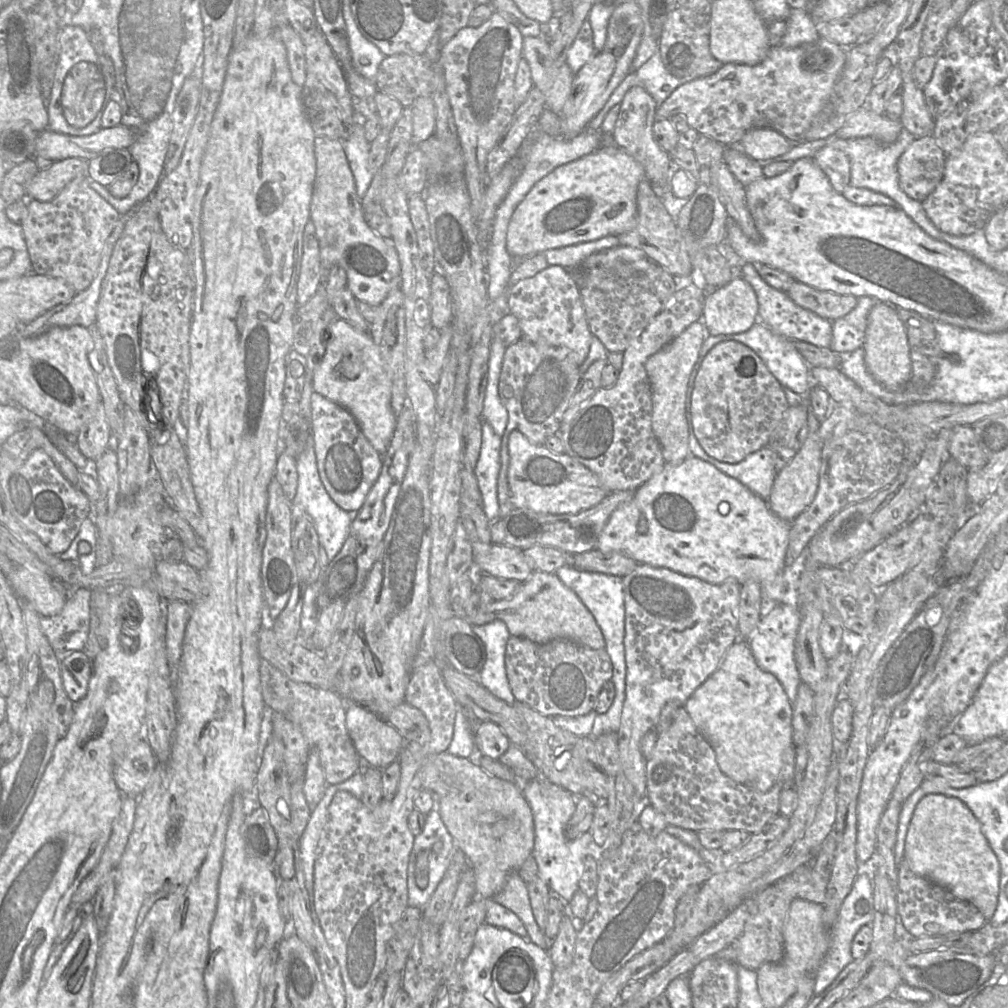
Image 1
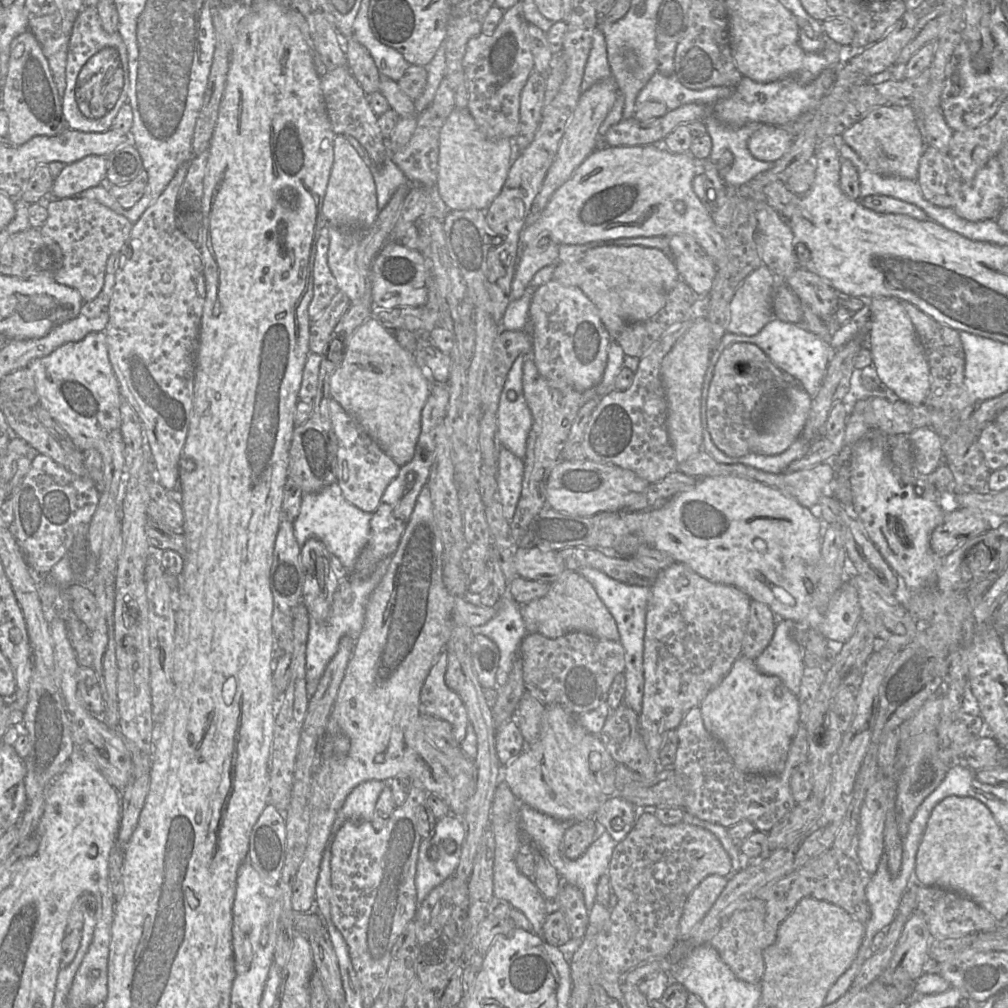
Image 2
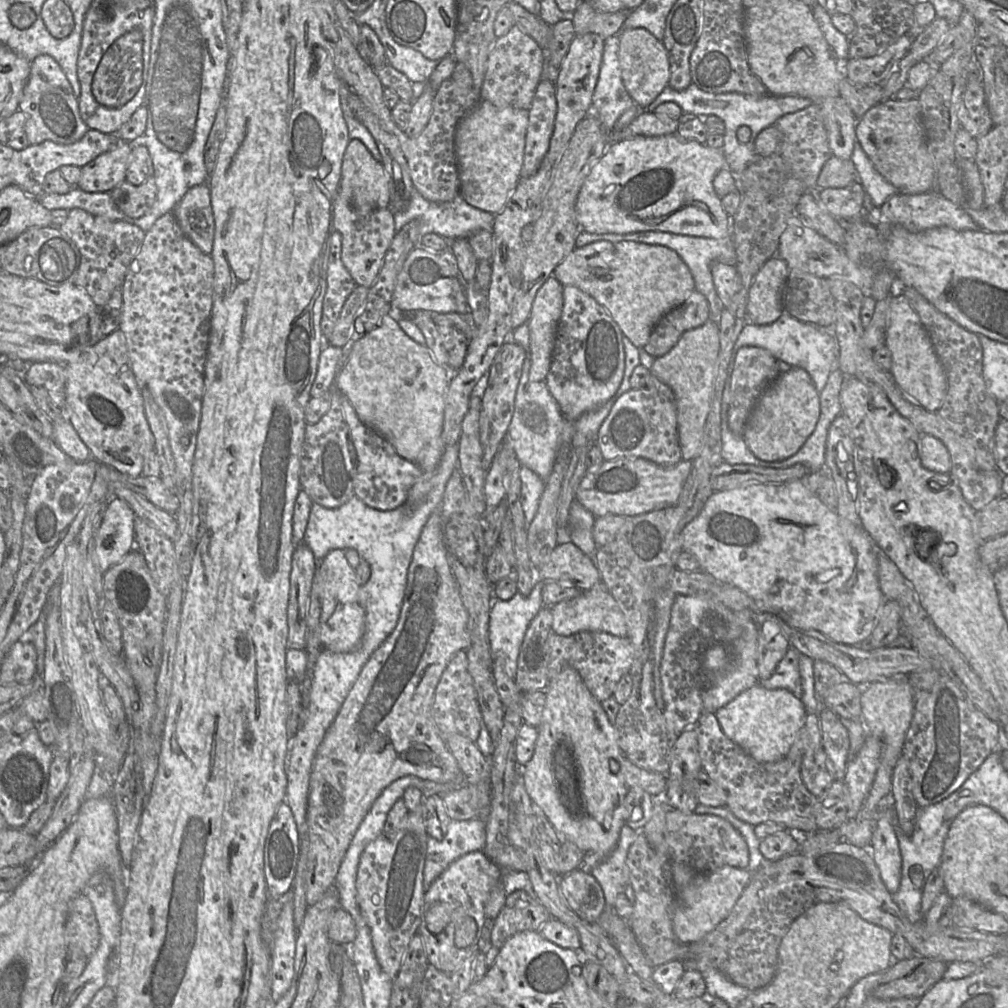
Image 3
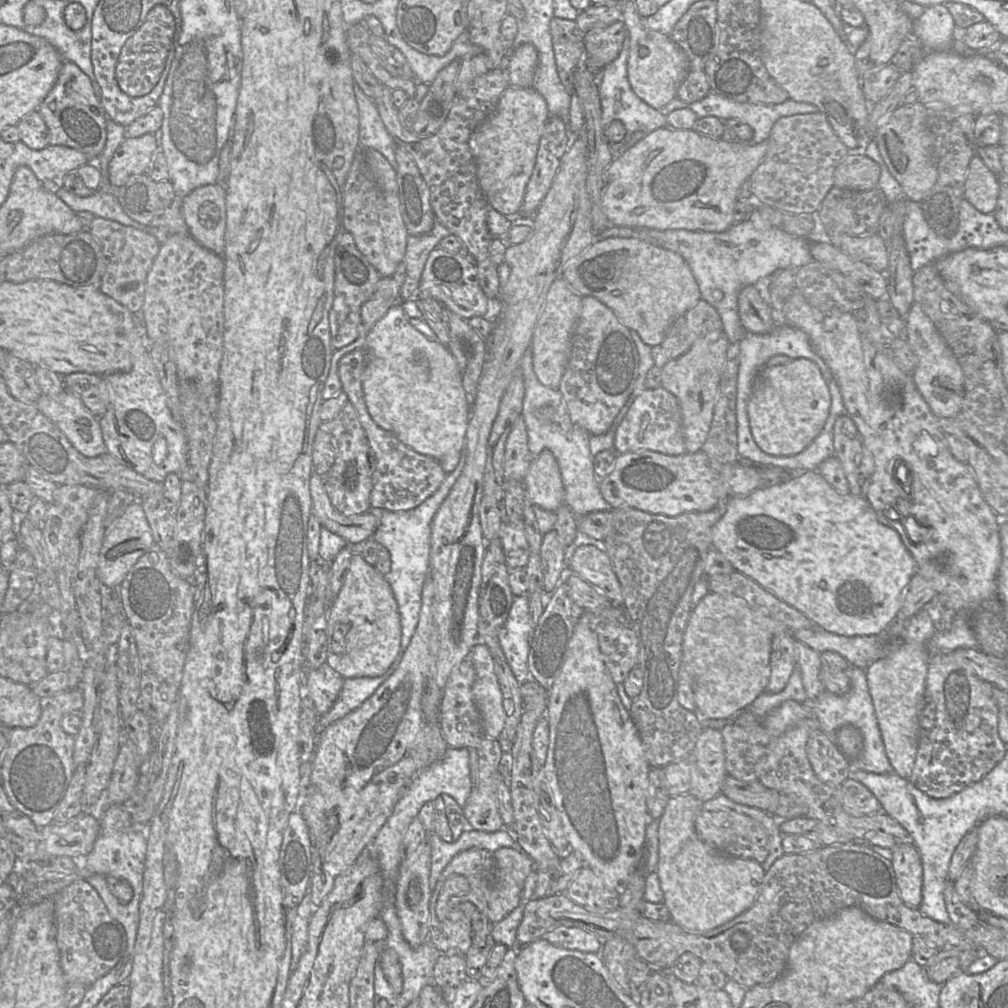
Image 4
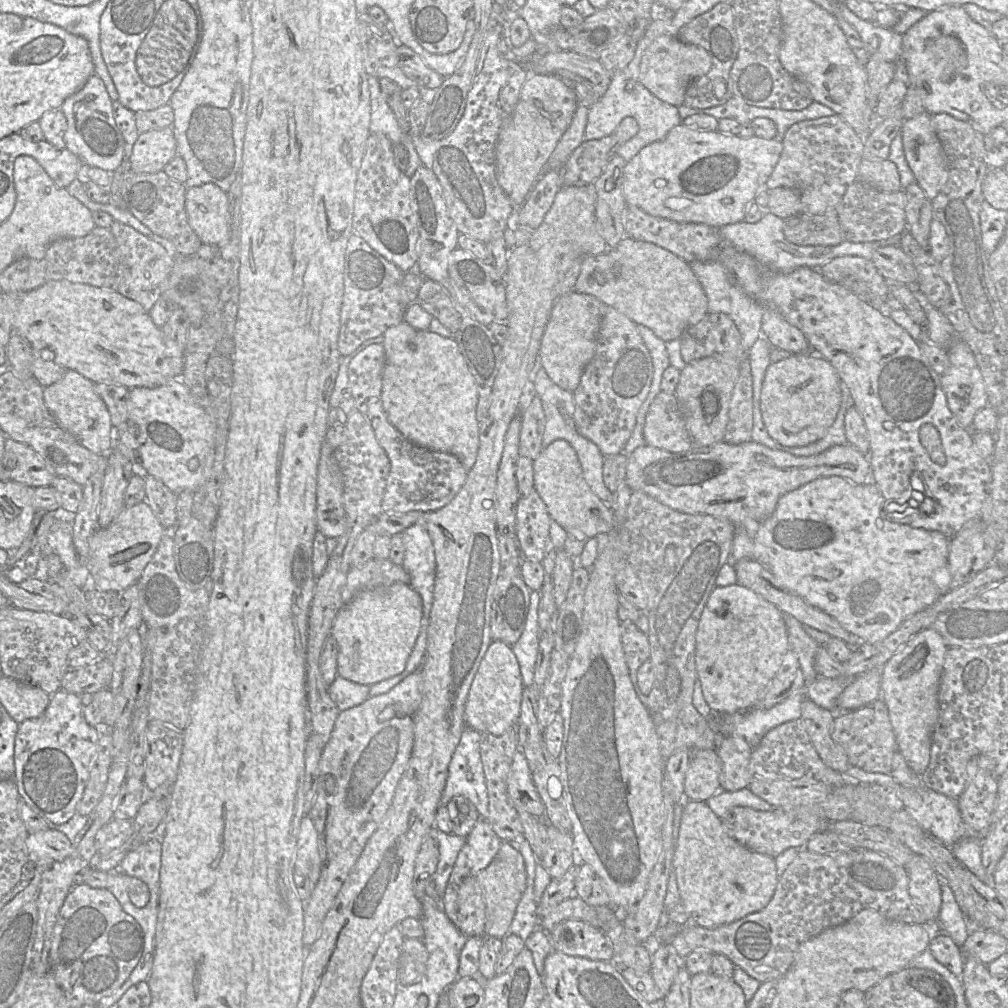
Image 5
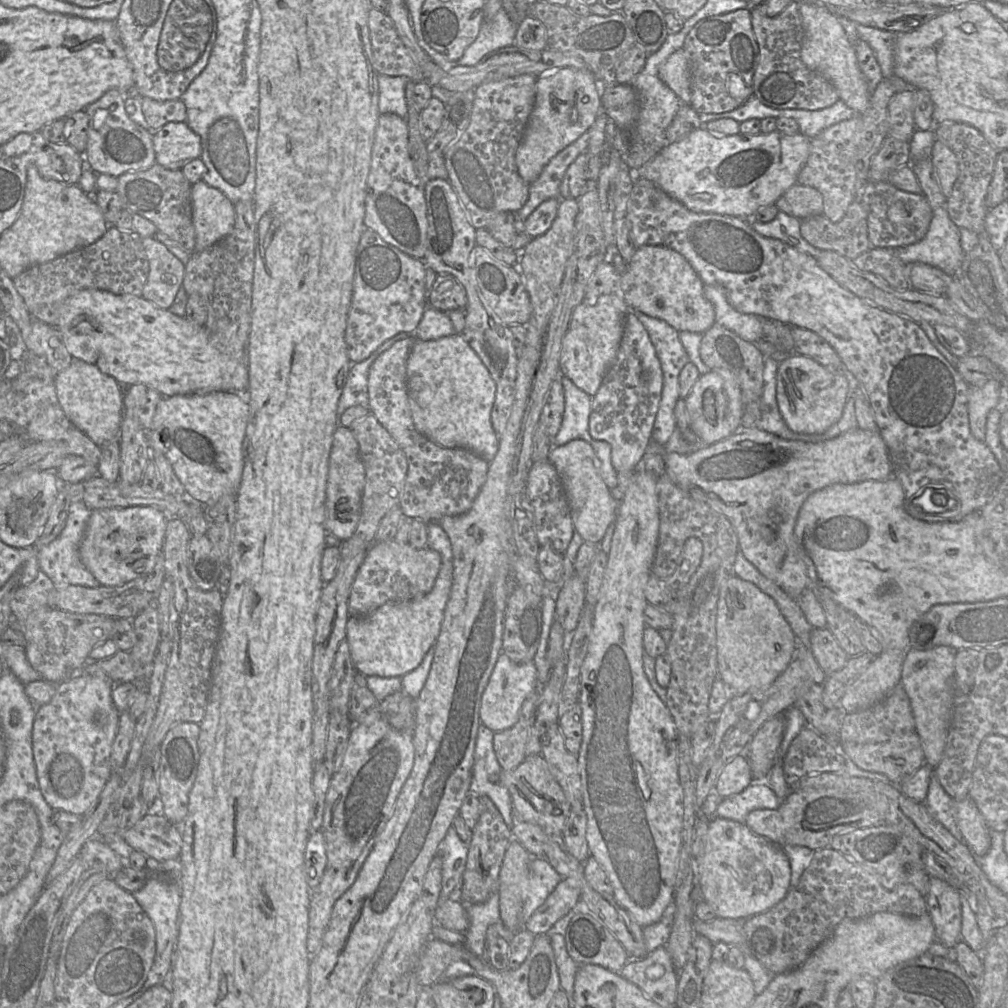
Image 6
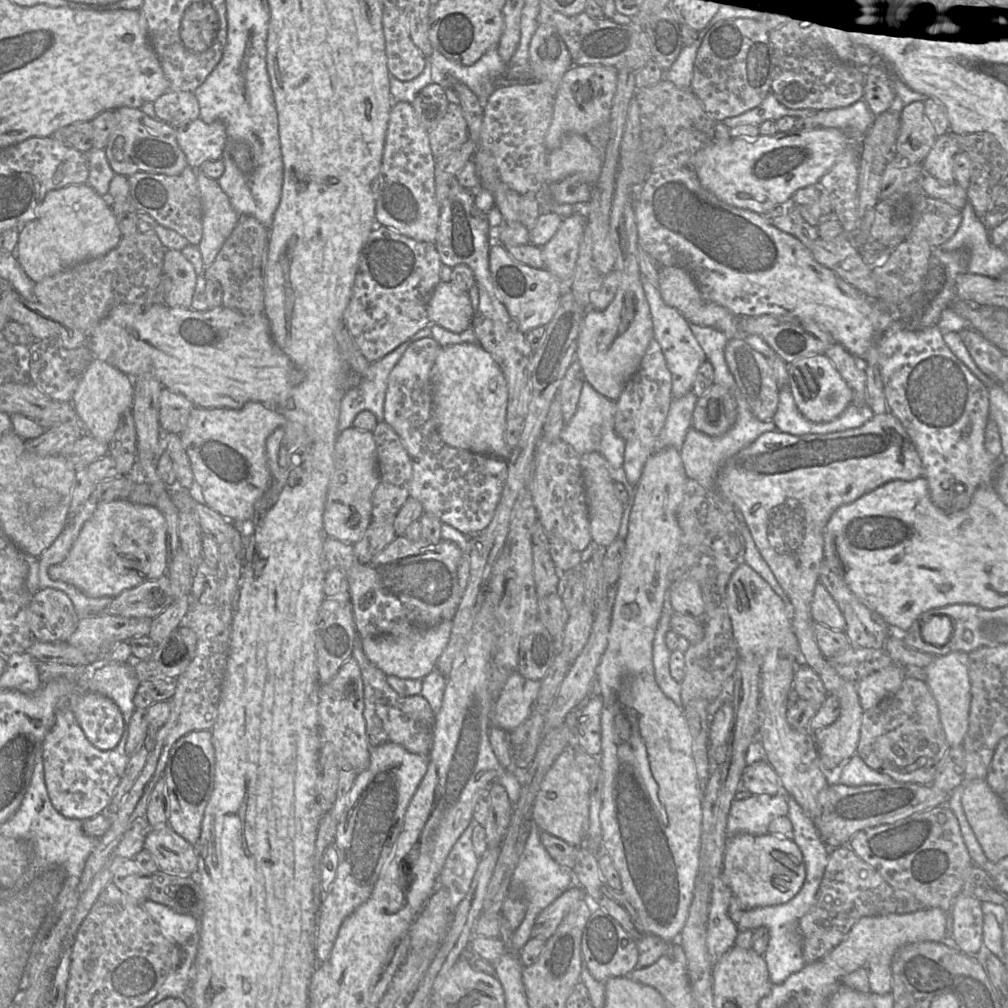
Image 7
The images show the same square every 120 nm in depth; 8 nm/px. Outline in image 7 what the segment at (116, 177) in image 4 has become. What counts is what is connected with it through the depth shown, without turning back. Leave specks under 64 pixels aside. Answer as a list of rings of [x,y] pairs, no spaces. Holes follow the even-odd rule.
[[[196,119],[176,127],[176,138],[188,166],[198,169],[205,162],[221,160],[227,135],[223,122],[207,124]]]

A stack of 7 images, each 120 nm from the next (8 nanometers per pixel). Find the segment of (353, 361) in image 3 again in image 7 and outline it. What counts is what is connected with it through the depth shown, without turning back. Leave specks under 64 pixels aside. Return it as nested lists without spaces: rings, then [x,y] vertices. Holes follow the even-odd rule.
[[[478,344],[441,347],[431,369],[432,408],[442,440],[452,447],[507,460],[511,449],[504,437],[508,387],[504,374],[492,356]]]

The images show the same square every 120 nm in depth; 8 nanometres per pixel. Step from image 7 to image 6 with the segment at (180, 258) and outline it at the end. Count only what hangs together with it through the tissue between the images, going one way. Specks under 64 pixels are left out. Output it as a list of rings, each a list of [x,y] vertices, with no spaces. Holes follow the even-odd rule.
[[[142,237],[149,261],[149,274],[141,297],[162,309],[168,309],[182,287],[185,264],[154,237]]]

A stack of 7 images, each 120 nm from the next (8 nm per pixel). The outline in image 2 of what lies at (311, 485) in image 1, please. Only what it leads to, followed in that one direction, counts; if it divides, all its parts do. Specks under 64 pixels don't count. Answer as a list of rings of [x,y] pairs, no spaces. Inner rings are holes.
[[[335,483],[316,493],[304,493],[298,516],[293,522],[294,533],[300,545],[309,538],[320,540],[345,568],[353,568],[357,557],[370,537],[371,512],[365,512],[349,503]]]

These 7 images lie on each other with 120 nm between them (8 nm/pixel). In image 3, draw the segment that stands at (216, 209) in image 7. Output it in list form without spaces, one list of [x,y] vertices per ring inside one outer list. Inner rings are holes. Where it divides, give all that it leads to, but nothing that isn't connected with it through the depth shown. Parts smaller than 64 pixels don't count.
[[[208,184],[189,189],[173,210],[185,234],[203,253],[210,254],[214,240],[214,216]]]

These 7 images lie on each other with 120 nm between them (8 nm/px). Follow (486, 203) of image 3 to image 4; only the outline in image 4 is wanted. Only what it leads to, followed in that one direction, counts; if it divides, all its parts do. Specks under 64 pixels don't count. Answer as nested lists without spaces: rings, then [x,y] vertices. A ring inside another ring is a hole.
[[[509,86],[494,111],[471,134],[469,147],[476,161],[479,186],[497,212],[506,216],[521,212],[541,133],[550,115],[546,100],[533,87]]]

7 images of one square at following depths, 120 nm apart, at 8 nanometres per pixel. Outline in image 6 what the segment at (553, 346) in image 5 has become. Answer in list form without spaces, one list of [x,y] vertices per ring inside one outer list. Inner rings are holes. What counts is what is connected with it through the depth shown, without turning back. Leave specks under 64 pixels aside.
[[[613,293],[601,296],[594,305],[587,302],[579,304],[573,311],[569,328],[563,337],[560,353],[560,371],[562,376],[570,379],[579,389],[589,395],[594,395],[613,363],[623,335],[624,320],[628,312],[632,311],[621,294]]]

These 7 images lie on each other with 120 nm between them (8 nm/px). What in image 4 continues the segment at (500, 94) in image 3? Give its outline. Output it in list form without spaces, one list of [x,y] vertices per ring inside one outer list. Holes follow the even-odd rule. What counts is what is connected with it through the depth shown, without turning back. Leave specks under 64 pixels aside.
[[[524,43],[511,50],[503,58],[503,67],[509,72],[510,86],[532,87],[537,63],[538,52],[532,44]]]

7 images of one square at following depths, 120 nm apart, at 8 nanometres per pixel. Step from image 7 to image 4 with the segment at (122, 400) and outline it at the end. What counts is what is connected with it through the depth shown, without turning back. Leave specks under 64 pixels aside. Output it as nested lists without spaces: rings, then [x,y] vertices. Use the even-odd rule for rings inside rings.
[[[66,389],[58,395],[42,393],[37,407],[81,454],[96,457],[106,453],[99,419],[77,395]]]

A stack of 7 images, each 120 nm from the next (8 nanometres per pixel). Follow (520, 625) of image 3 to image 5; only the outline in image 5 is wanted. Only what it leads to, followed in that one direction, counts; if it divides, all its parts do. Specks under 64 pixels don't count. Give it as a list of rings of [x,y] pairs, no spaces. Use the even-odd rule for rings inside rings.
[[[532,591],[526,627],[519,640],[511,646],[519,663],[525,687],[529,687],[534,681],[535,667],[540,653],[539,601],[539,591]]]

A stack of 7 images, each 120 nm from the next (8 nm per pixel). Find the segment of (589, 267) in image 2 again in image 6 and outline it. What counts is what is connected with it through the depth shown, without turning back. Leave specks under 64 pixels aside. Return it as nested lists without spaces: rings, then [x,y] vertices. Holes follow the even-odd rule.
[[[644,245],[636,251],[624,272],[619,272],[616,267],[607,261],[601,262],[590,278],[585,294],[585,302],[594,305],[603,295],[613,293],[621,294],[627,305],[634,312],[641,312],[648,316],[667,322],[678,332],[693,332],[703,334],[715,323],[715,310],[707,299],[704,283],[689,262],[676,251],[660,245]]]

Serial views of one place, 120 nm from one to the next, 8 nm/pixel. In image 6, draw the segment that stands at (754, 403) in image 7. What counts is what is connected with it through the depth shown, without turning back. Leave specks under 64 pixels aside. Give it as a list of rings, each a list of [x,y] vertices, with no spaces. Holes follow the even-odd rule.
[[[714,323],[708,330],[702,334],[702,340],[700,344],[700,358],[702,362],[709,369],[723,369],[731,372],[740,385],[742,391],[743,402],[748,403],[752,401],[759,401],[760,407],[760,398],[763,393],[764,388],[764,355],[763,353],[755,346],[754,343],[748,342],[738,336],[736,333],[730,331],[729,329]]]

